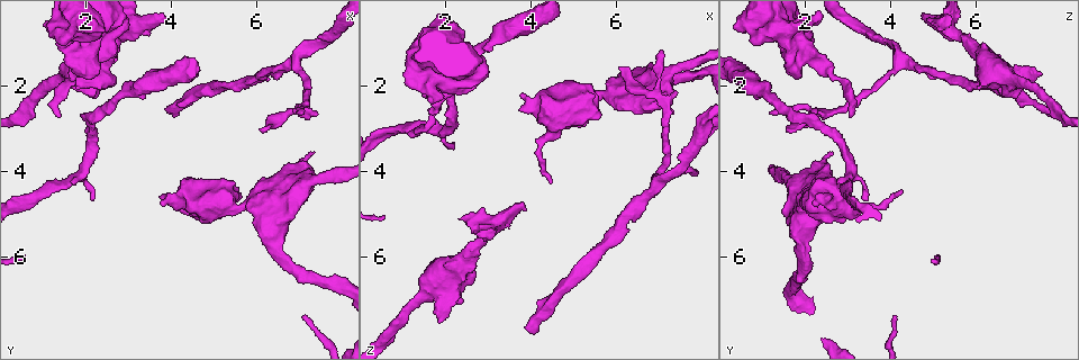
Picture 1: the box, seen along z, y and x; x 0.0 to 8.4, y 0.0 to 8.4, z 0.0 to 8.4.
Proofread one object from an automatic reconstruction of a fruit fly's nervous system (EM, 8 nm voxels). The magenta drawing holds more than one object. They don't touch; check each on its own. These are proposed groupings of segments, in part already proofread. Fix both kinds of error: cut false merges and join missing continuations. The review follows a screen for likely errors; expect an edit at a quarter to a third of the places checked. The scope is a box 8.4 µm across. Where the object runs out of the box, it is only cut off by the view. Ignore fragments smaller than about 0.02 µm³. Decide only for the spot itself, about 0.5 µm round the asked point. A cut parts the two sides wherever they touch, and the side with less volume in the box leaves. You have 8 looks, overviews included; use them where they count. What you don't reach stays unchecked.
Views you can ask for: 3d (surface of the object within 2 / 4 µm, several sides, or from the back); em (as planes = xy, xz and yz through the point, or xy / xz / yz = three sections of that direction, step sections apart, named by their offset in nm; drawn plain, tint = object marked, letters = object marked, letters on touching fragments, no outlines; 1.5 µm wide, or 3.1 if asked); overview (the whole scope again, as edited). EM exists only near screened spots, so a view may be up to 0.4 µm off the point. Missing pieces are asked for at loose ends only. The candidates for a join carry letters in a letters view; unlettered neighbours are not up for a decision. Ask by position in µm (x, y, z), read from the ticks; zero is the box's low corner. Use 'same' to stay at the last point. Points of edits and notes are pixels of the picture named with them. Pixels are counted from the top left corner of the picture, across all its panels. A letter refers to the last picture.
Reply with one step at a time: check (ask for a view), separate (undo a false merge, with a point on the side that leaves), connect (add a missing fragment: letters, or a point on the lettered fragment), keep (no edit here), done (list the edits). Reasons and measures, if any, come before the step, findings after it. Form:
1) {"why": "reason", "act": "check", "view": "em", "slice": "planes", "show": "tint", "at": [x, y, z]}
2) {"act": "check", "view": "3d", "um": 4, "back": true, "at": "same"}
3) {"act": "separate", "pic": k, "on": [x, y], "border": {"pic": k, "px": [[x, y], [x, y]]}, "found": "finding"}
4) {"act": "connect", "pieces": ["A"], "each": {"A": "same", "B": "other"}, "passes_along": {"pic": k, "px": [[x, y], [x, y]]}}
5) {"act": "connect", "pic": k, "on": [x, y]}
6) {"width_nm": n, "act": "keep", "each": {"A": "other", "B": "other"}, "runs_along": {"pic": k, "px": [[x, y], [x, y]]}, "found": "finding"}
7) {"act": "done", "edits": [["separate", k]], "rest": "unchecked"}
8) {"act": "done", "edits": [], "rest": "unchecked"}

{"why": "an open end", "act": "check", "view": "em", "slice": "planes", "show": "tint", "at": [2.60, 1.25, 2.00]}

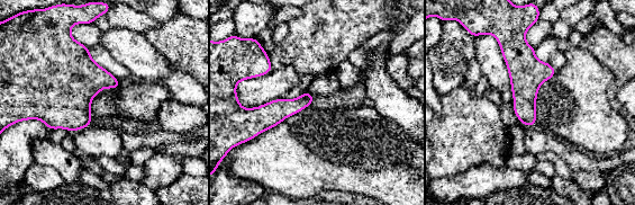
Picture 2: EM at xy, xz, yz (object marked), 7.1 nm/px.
{"act": "check", "view": "em", "slice": "planes", "show": "letters", "at": "same"}

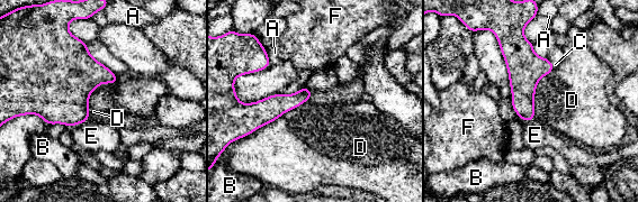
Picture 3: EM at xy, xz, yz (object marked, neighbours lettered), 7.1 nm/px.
{"act": "keep", "each": {"A": "other", "B": "other", "C": "other", "D": "other", "E": "other", "F": "other"}, "border": {"pic": 3, "px": [[307, 100], [246, 136]]}, "found": "no lettered fragment goes on from it"}

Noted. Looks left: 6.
{"why": "an open end", "act": "check", "view": "3d", "um": 2, "at": [2.40, 0.60, 5.10]}

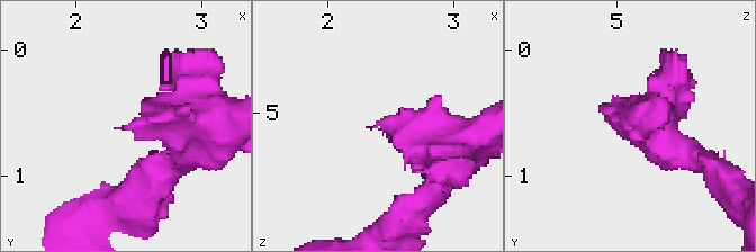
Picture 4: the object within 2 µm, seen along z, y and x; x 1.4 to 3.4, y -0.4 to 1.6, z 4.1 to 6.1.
{"act": "check", "view": "em", "slice": "planes", "show": "letters", "at": [2.32, 0.62, 5.12]}

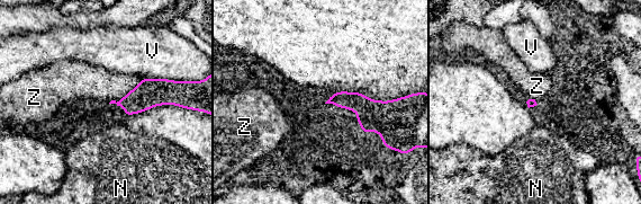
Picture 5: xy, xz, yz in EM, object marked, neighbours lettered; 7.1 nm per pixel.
{"longest_contact_nm": ["V", 260], "act": "keep", "each": {"N": "other", "V": "other", "Z": "other"}, "border": {"pic": 5, "px": [[132, 89], [118, 99]]}, "found": "no lettered fragment goes on from it"}

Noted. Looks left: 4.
{"why": "three-way junction", "act": "check", "view": "em", "slice": "planes", "show": "letters", "at": [6.90, 1.30, 4.30]}

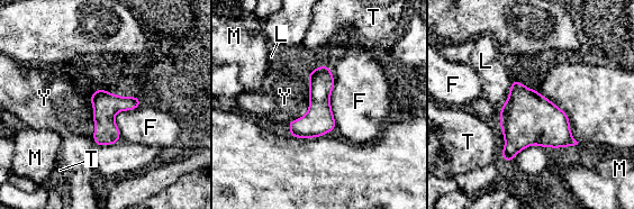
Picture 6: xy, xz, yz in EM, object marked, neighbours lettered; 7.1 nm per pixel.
{"act": "keep", "each": {"F": "other", "L": "other", "M": "other", "T": "other", "Y": "other"}, "border": {"pic": 6, "px": [[308, 74], [308, 110], [287, 123]]}, "found": "all the same cell"}

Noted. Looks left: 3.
{"act": "done", "edits": [], "rest": "unchecked"}

